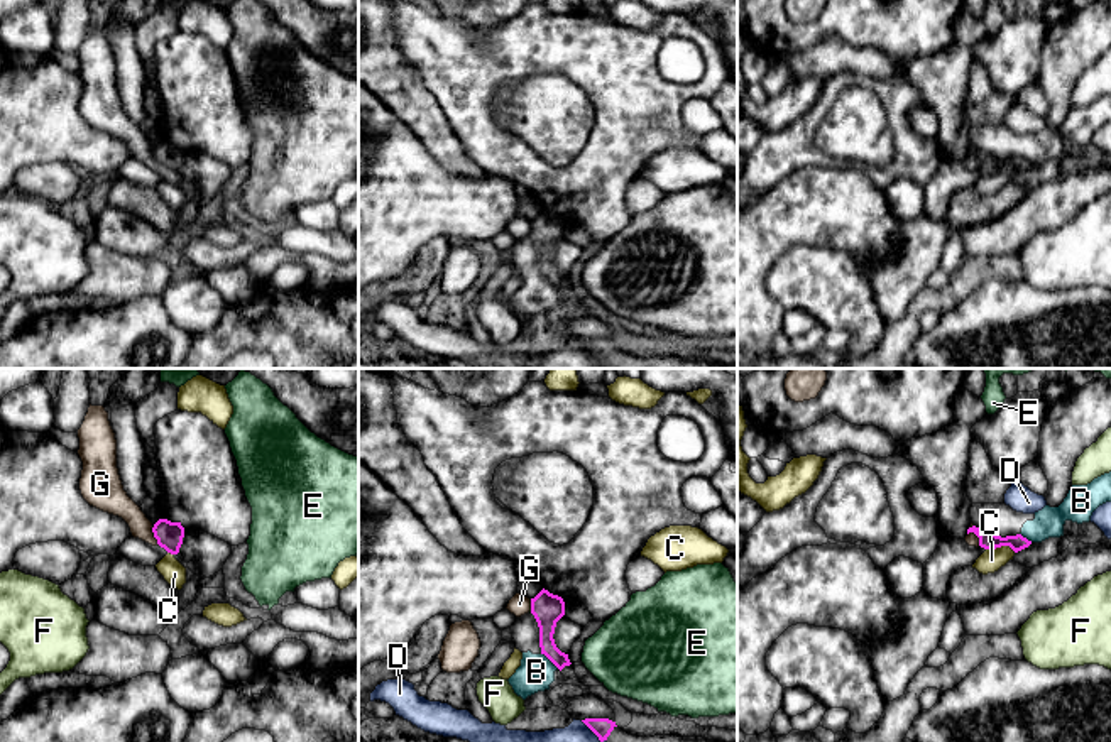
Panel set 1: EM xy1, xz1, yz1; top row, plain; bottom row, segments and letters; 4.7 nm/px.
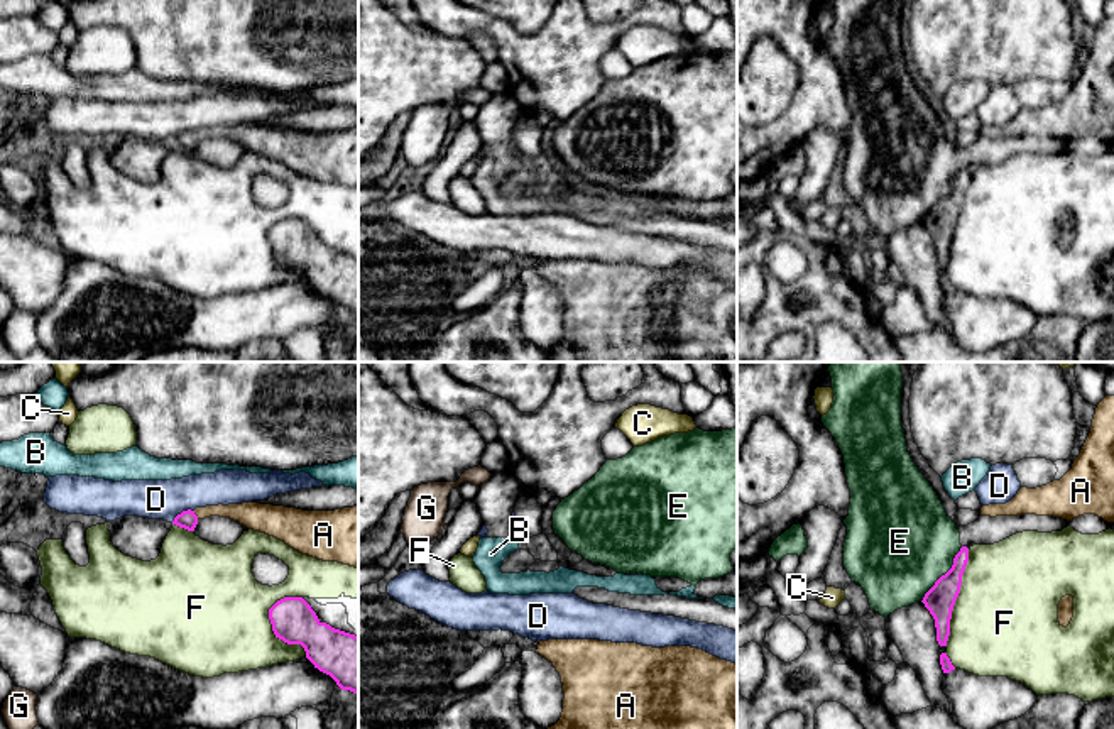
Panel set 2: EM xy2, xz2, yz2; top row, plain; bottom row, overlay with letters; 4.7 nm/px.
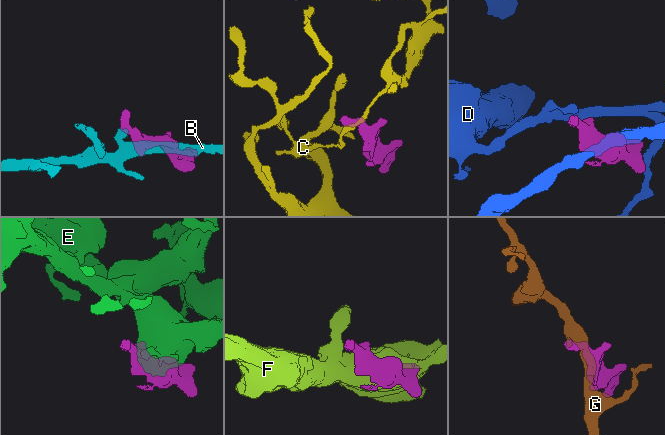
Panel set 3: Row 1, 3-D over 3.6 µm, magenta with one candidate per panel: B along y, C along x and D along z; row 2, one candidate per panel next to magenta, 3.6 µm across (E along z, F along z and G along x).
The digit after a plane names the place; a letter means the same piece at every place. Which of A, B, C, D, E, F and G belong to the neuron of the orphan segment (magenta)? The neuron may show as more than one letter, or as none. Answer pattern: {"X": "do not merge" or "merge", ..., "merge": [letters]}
{"A": "merge", "B": "do not merge", "C": "do not merge", "D": "do not merge", "E": "do not merge", "F": "do not merge", "G": "do not merge", "merge": ["A"]}

